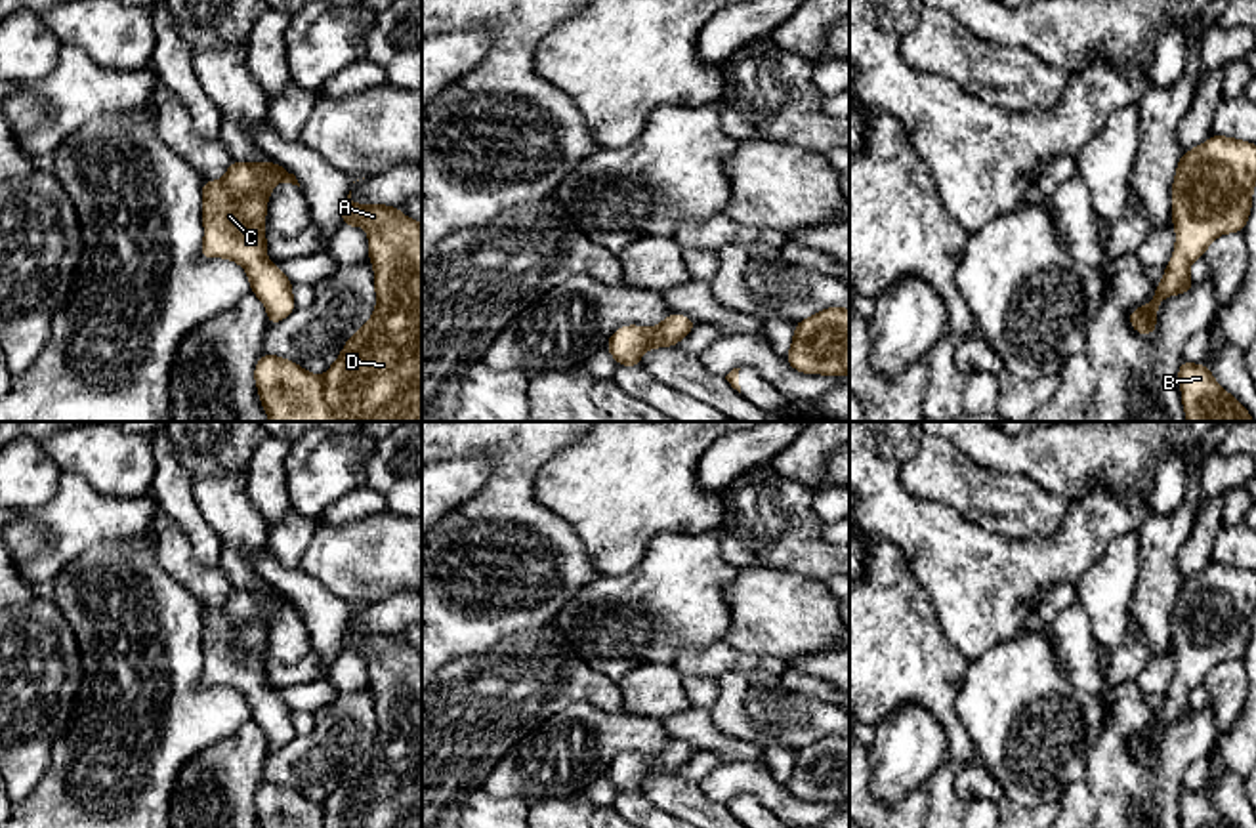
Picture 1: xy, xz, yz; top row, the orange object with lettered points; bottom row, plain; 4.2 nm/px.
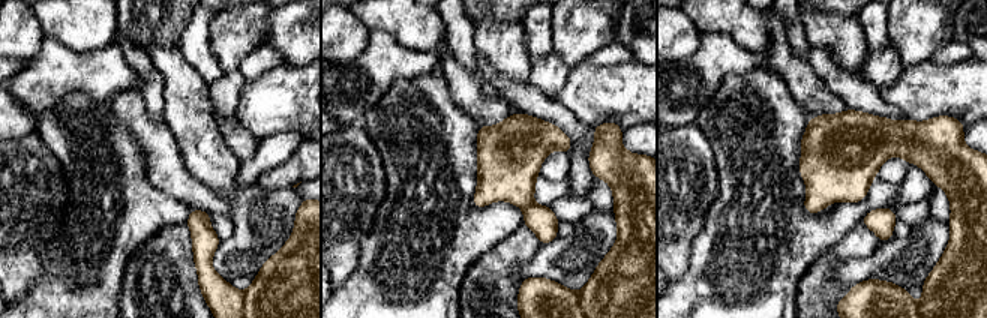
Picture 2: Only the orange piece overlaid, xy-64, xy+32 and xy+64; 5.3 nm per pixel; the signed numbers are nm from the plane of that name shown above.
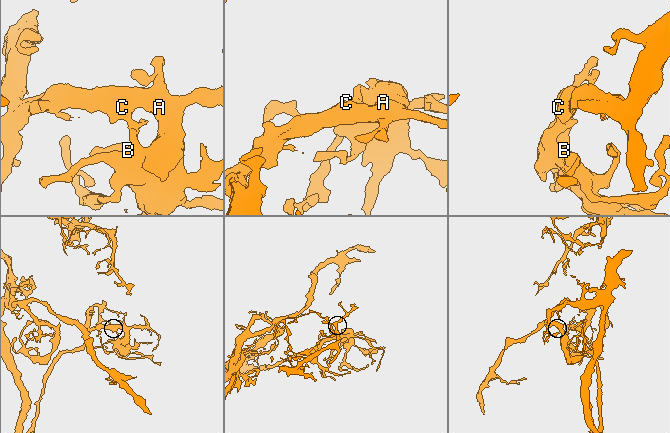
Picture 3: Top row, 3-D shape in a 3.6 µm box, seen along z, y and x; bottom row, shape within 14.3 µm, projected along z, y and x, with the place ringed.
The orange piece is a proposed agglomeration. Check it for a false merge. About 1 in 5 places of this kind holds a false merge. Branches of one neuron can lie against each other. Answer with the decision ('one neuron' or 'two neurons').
one neuron

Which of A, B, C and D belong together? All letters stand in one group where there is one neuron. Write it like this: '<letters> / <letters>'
A B C D

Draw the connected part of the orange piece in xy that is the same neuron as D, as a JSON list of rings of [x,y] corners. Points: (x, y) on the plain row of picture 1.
[[[351,618],[342,635],[342,652],[365,652],[368,658],[366,685],[374,694],[376,738],[344,771],[323,805],[263,780],[254,794],[260,828],[422,828],[422,652],[397,633],[361,633],[351,628]]]

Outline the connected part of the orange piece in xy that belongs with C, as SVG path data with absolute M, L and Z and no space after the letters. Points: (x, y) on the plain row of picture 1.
M231 588L220 609L202 609L200 616L204 651L200 683L227 685L246 696L250 719L265 733L269 754L298 736L292 708L265 683L267 624L279 605L300 614L296 603L277 590Z

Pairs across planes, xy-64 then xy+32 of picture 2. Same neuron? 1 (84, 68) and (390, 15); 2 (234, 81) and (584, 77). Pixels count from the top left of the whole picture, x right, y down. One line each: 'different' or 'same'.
1: different
2: different

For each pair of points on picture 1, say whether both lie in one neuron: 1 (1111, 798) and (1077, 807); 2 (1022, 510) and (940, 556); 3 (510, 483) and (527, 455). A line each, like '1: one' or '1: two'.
1: two
2: two
3: one

